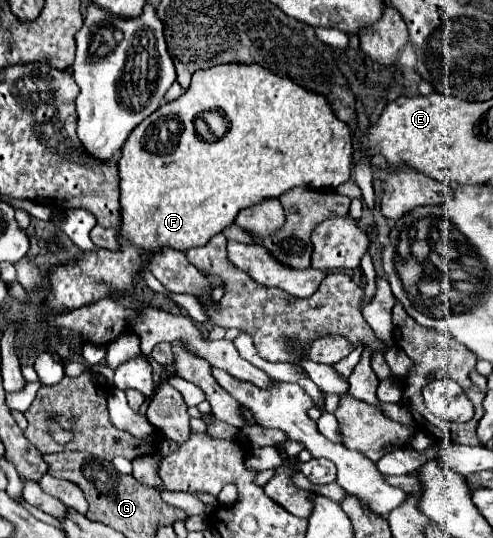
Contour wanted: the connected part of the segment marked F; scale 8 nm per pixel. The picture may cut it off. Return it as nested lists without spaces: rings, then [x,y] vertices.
[[[218,65],[214,69],[194,73],[192,85],[182,97],[178,97],[172,103],[164,103],[158,109],[158,113],[152,113],[150,117],[146,117],[146,121],[142,121],[134,129],[134,133],[126,139],[126,145],[122,147],[122,159],[118,161],[118,169],[120,169],[120,177],[122,177],[120,179],[120,203],[122,203],[120,237],[124,241],[122,249],[120,249],[120,253],[118,251],[112,253],[108,249],[98,249],[98,251],[92,251],[92,253],[86,251],[86,253],[82,253],[78,263],[54,267],[50,277],[48,277],[50,287],[48,287],[48,295],[46,295],[46,303],[44,303],[46,313],[56,313],[60,309],[78,309],[80,305],[94,303],[98,299],[108,297],[110,293],[122,295],[124,291],[132,291],[134,279],[138,277],[138,271],[142,267],[146,267],[146,265],[142,265],[142,253],[148,253],[148,249],[160,249],[162,245],[170,245],[172,249],[178,249],[178,251],[186,251],[186,249],[192,249],[192,247],[206,245],[210,237],[214,237],[216,233],[220,233],[222,229],[232,225],[236,215],[242,209],[262,201],[264,197],[280,197],[284,191],[288,191],[292,187],[298,187],[298,185],[306,185],[312,191],[336,189],[340,183],[344,183],[352,177],[352,135],[350,135],[350,127],[334,117],[334,113],[332,113],[332,109],[330,109],[330,105],[324,97],[318,97],[316,93],[310,93],[310,91],[302,89],[294,81],[286,81],[278,75],[272,75],[270,71],[262,69],[260,65]]]

